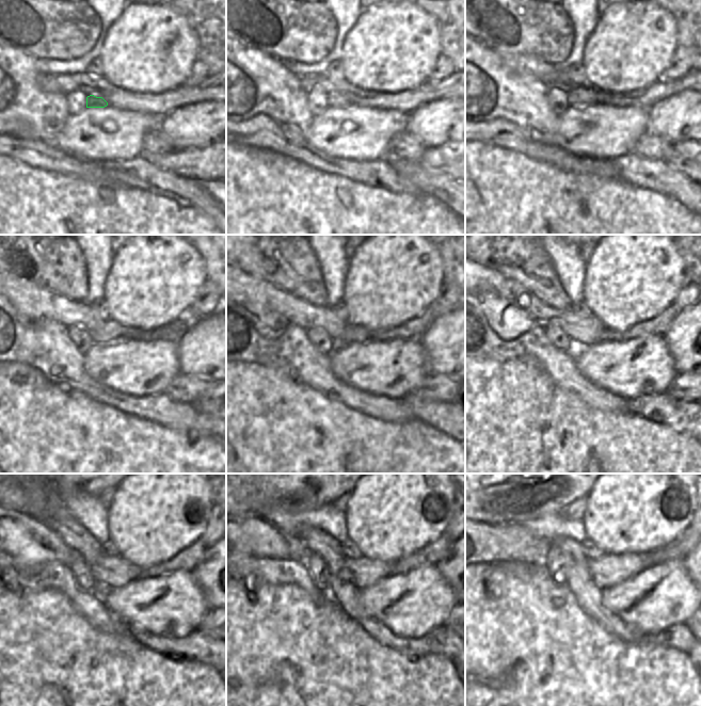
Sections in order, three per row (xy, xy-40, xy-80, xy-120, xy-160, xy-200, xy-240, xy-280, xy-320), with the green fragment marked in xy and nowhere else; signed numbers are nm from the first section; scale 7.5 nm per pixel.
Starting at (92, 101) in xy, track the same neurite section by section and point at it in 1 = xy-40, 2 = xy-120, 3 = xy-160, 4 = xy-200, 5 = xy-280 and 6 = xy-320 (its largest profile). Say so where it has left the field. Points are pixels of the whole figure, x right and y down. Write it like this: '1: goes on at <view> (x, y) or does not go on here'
1: goes on at xy-40 (335, 99)
2: goes on at xy-120 (110, 332)
3: goes on at xy-160 (413, 329)
4: goes on at xy-200 (658, 324)
5: goes on at xy-280 (431, 554)
6: goes on at xy-320 (678, 548)

